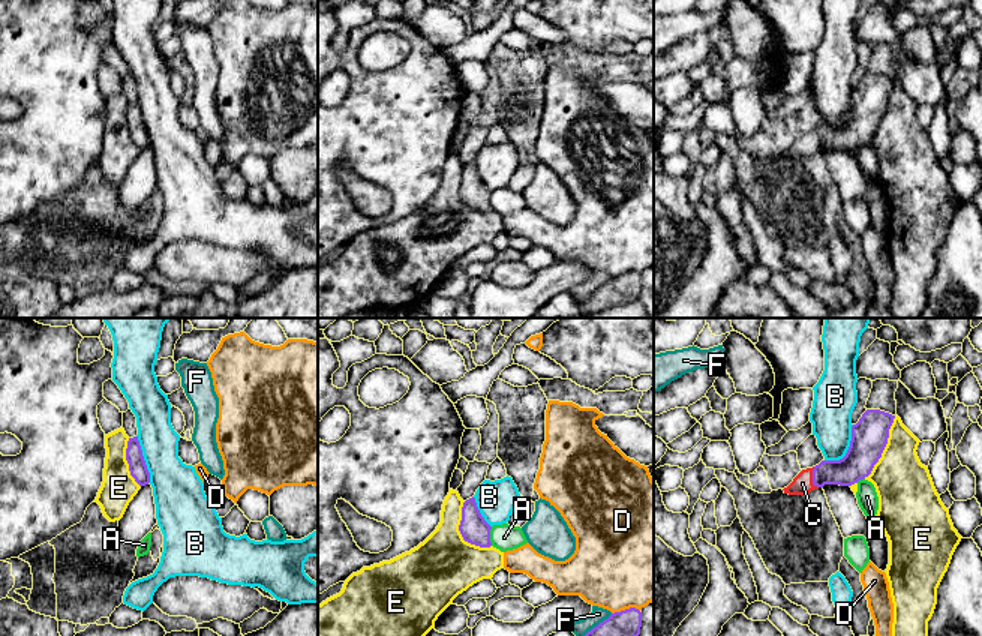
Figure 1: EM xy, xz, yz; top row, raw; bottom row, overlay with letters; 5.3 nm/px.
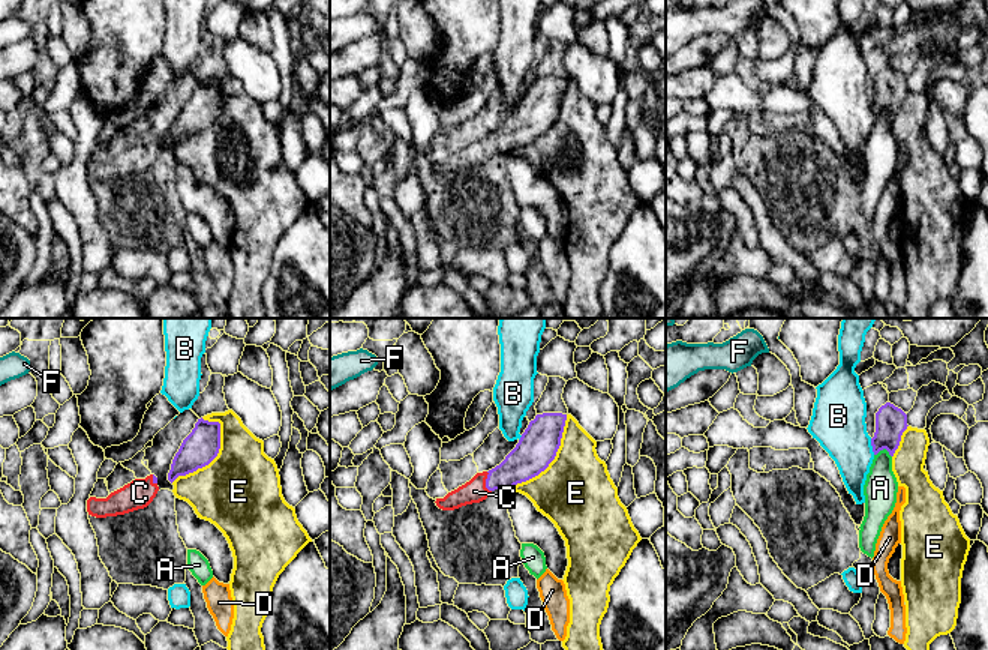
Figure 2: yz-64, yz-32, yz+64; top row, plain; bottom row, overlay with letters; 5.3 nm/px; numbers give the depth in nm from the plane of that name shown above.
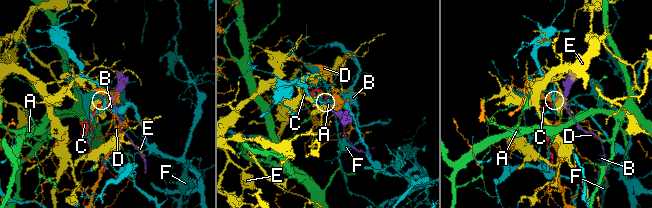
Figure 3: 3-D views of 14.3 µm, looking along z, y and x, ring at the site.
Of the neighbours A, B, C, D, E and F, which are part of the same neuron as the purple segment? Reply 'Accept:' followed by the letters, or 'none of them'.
Accept: C

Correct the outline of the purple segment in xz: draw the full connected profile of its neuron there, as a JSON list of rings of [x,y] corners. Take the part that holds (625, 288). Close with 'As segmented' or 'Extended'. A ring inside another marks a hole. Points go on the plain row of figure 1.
[[[630,272],[612,278],[607,284],[588,296],[583,306],[589,312],[600,312],[610,306],[637,302],[640,298],[640,291],[642,276],[636,272]]]. As segmented

